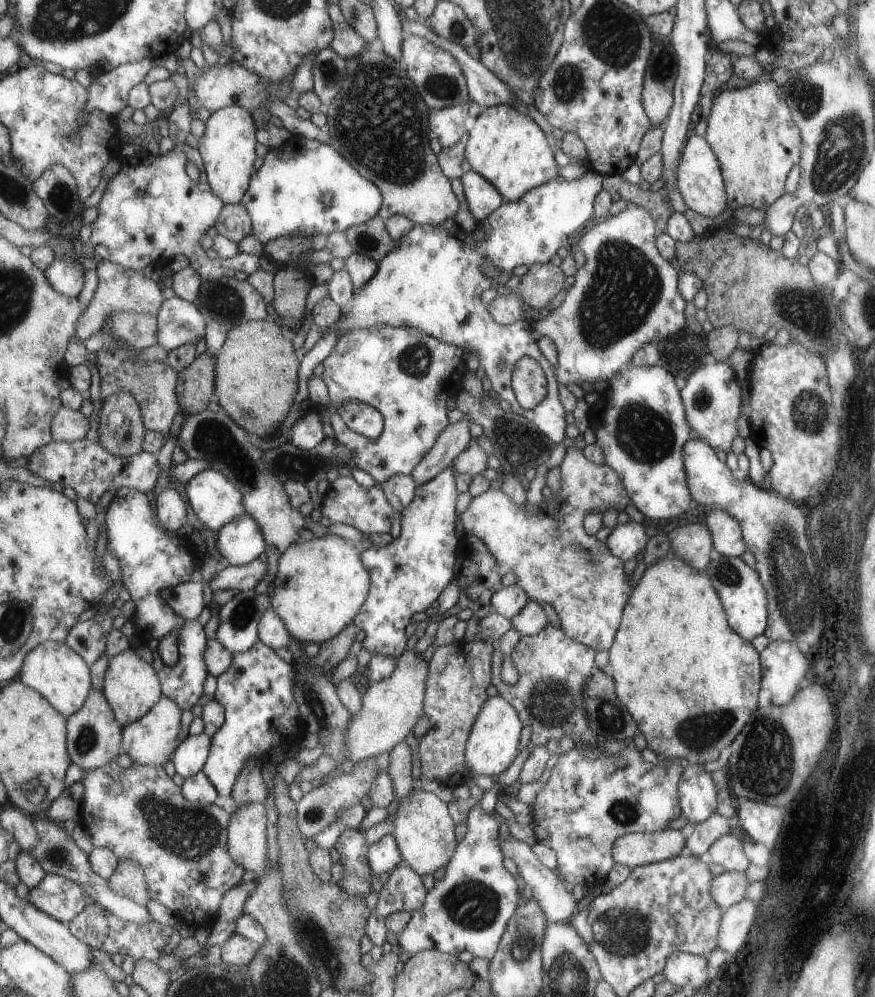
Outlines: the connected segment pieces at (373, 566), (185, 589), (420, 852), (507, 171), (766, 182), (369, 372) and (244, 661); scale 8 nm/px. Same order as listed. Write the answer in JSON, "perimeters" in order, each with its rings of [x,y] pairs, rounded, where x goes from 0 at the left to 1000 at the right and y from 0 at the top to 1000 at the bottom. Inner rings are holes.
{"perimeters":[[[[513,467],[494,482],[479,486],[474,499],[466,509],[454,514],[459,524],[459,533],[454,541],[431,550],[424,547],[411,557],[416,567],[425,578],[425,590],[413,614],[405,620],[405,626],[413,632],[414,650],[419,652],[424,658],[434,656],[457,659],[465,651],[465,628],[470,626],[470,620],[477,614],[488,614],[488,611],[511,590],[511,586],[521,580],[522,550],[526,540],[522,540],[522,497],[525,497],[521,486],[520,468]]],[[[211,583],[201,589],[186,592],[185,599],[192,608],[214,622],[227,620],[234,612],[234,600],[232,600],[233,584]]],[[[473,790],[470,796],[458,803],[450,824],[449,836],[461,865],[471,869],[482,880],[494,878],[502,871],[511,871],[526,847],[520,839],[520,827],[511,805],[493,794]]],[[[563,105],[551,110],[547,116],[538,122],[536,131],[537,137],[533,148],[533,160],[539,171],[551,175],[571,191],[577,202],[591,203],[603,191],[627,183],[634,177],[639,177],[638,166],[634,166],[632,154],[630,154],[616,126],[611,124],[607,117],[591,112],[584,105]]],[[[879,80],[861,82],[849,88],[829,89],[815,96],[810,111],[805,138],[818,153],[818,157],[824,158],[823,170],[829,171],[827,183],[833,183],[833,191],[827,191],[829,197],[833,195],[832,209],[839,211],[842,208],[858,208],[874,212],[897,193],[895,181],[902,169],[914,160],[913,148],[917,148],[918,144],[913,127],[906,120],[896,98],[895,87]]],[[[434,327],[403,330],[391,335],[381,353],[369,363],[369,379],[379,399],[375,408],[382,439],[407,455],[405,467],[422,474],[433,487],[453,475],[470,476],[483,458],[498,446],[503,435],[514,426],[511,403],[529,392],[529,379],[534,373],[529,361],[531,355],[527,348],[474,328]],[[397,402],[415,402],[434,411],[439,417],[438,435],[427,440],[406,433],[386,414],[389,407],[395,406]]],[[[298,641],[287,652],[266,656],[263,669],[248,679],[246,700],[258,712],[256,727],[242,740],[242,751],[231,772],[243,783],[249,796],[264,799],[271,780],[285,761],[305,760],[310,746],[339,750],[339,741],[351,734],[326,662]]]]}

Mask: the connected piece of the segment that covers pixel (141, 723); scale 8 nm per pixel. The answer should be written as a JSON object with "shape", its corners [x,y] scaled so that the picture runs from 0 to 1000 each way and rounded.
{"shape":[[[186,696],[183,703],[163,720],[142,729],[137,746],[154,765],[174,769],[189,768],[200,756],[208,742],[208,718],[210,713],[197,700]]]}

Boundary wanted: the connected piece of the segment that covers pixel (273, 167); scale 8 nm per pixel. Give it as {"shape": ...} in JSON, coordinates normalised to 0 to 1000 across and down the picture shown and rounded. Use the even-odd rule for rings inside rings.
{"shape":[[[335,135],[335,138],[326,146],[311,148],[302,156],[288,177],[285,191],[280,194],[275,204],[285,212],[290,223],[289,234],[303,245],[314,242],[317,238],[338,238],[339,236],[355,238],[367,234],[375,236],[377,233],[395,232],[403,226],[417,225],[421,221],[429,219],[434,213],[438,202],[439,195],[434,188],[417,179],[378,144],[351,139],[345,135]],[[374,193],[379,195],[377,207],[369,203],[369,197]]]}

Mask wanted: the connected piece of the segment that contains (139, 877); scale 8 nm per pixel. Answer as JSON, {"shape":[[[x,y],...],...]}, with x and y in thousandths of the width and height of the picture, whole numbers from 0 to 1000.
{"shape":[[[137,862],[126,886],[131,895],[150,901],[160,908],[168,909],[170,902],[175,901],[165,870],[155,863]]]}

